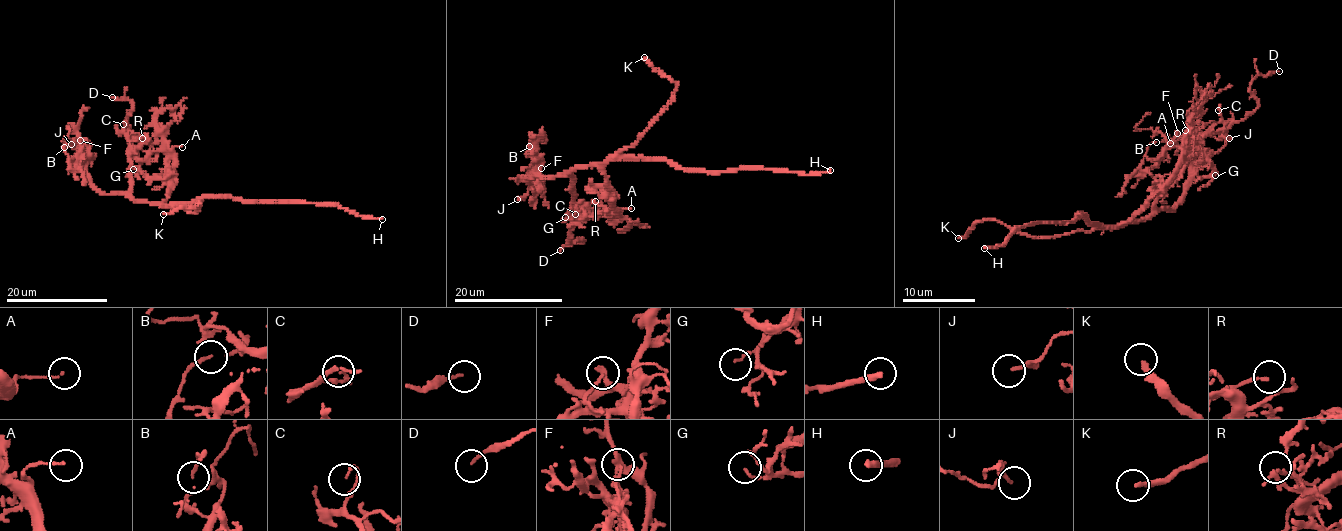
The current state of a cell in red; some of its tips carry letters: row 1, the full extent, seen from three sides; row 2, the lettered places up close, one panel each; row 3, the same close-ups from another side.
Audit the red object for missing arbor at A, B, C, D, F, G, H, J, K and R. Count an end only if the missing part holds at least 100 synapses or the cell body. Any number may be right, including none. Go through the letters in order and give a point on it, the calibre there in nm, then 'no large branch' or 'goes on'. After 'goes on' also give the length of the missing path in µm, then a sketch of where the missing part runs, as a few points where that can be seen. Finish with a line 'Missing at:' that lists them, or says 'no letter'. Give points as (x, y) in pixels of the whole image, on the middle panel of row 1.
A: place (631, 208); calibre 100 nm; no large branch
B: place (529, 146); calibre 110 nm; no large branch
C: place (575, 214); calibre 120 nm; no large branch
D: place (560, 250); calibre 110 nm; no large branch
F: place (541, 168); calibre 110 nm; no large branch
G: place (565, 217); calibre 100 nm; no large branch
H: place (830, 170); calibre 280 nm; goes on; missing 60 µm
J: place (517, 199); calibre 130 nm; no large branch
K: place (644, 57); calibre 240 nm; goes on; missing 20 µm; course (644, 57), (596, 31), (579, 31), (572, 26), (568, 28)
R: place (595, 201); calibre 150 nm; no large branch
Missing at: H, K

